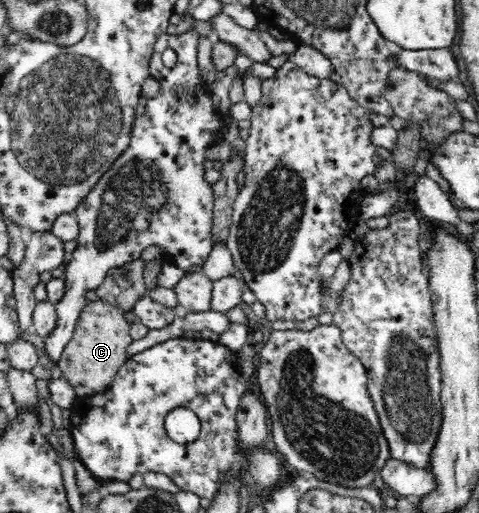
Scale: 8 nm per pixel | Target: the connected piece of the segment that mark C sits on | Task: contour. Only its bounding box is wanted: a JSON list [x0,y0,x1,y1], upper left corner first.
[56,299,132,396]

